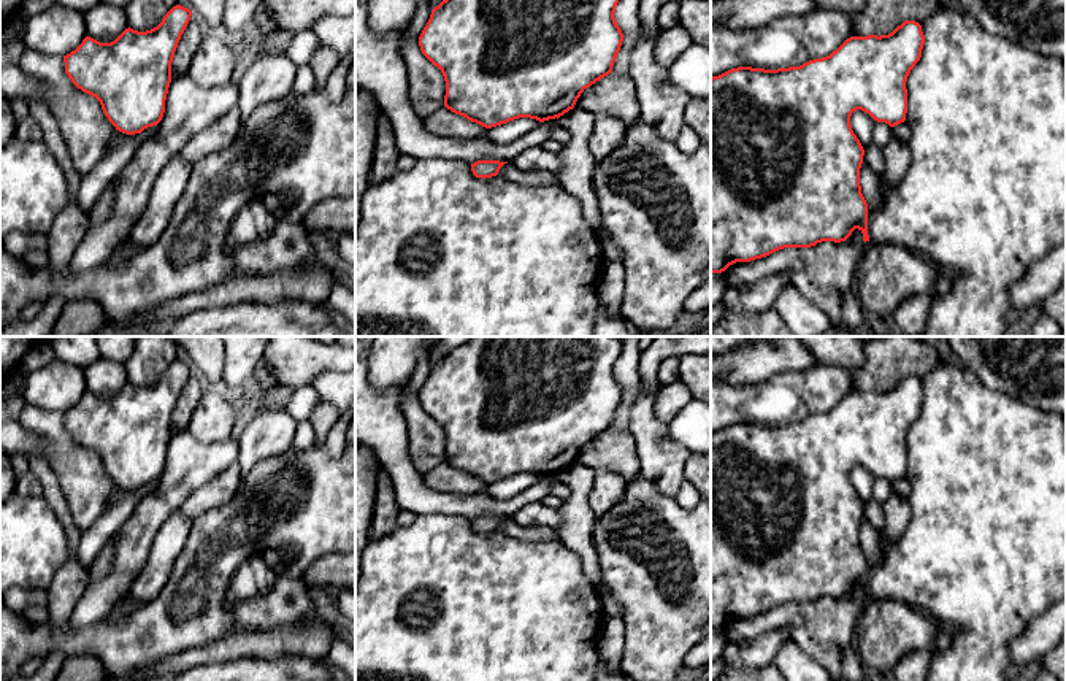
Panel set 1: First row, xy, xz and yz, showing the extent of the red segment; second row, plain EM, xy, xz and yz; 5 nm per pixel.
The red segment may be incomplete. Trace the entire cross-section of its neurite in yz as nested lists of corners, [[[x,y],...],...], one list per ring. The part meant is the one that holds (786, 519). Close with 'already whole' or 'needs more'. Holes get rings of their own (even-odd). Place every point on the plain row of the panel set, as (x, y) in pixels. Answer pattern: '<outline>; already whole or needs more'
[[[904,376],[888,391],[850,392],[830,411],[800,422],[738,422],[711,433],[711,629],[784,603],[841,598],[855,584],[863,589],[865,598],[869,597],[868,559],[860,541],[865,505],[852,486],[850,471],[861,465],[890,483],[904,478],[906,437],[922,413],[923,398],[922,381]]]; already whole

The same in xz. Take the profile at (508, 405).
[[[473,337],[468,343],[452,349],[431,365],[430,375],[419,392],[422,410],[441,425],[446,437],[444,462],[485,484],[492,484],[519,473],[539,478],[558,475],[574,464],[581,449],[612,429],[612,421],[620,406],[623,389],[615,378],[615,362],[622,352],[617,337]]]; already whole

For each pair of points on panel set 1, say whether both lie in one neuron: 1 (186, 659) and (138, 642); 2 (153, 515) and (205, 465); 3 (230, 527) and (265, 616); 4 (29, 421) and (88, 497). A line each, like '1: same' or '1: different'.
1: different
2: same
3: same
4: same

